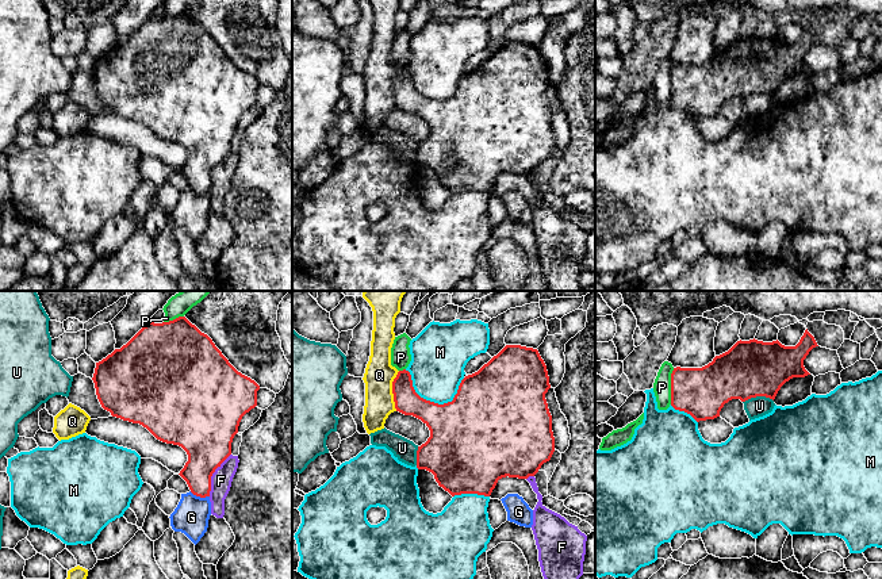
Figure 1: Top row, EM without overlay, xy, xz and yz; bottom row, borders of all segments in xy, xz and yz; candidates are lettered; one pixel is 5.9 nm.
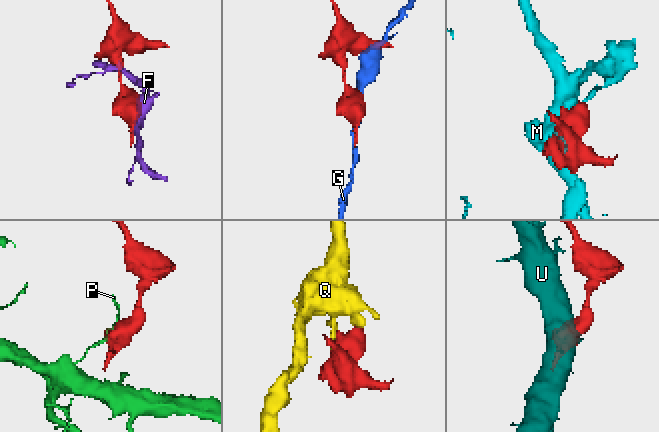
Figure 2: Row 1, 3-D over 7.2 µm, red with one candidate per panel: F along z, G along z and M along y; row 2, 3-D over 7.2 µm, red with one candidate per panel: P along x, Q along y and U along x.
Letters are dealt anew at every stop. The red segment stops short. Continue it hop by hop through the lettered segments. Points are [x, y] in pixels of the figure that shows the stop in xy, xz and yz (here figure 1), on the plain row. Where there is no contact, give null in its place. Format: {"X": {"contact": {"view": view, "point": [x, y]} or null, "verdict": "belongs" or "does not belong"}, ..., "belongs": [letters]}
{"F": {"contact": {"view": "xy", "point": [211, 172]}, "verdict": "does not belong"}, "G": {"contact": {"view": "xy", "point": [199, 192]}, "verdict": "does not belong"}, "M": {"contact": {"view": "xz", "point": [433, 99]}, "verdict": "does not belong"}, "P": {"contact": {"view": "yz", "point": [671, 83]}, "verdict": "does not belong"}, "Q": {"contact": {"view": "xz", "point": [392, 88]}, "verdict": "does not belong"}, "U": {"contact": {"view": "yz", "point": [758, 92]}, "verdict": "does not belong"}, "belongs": []}

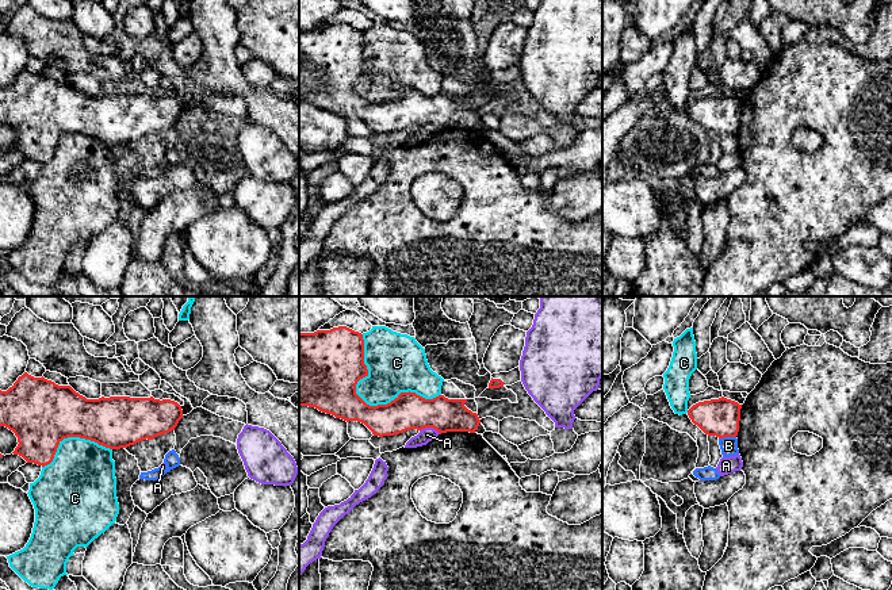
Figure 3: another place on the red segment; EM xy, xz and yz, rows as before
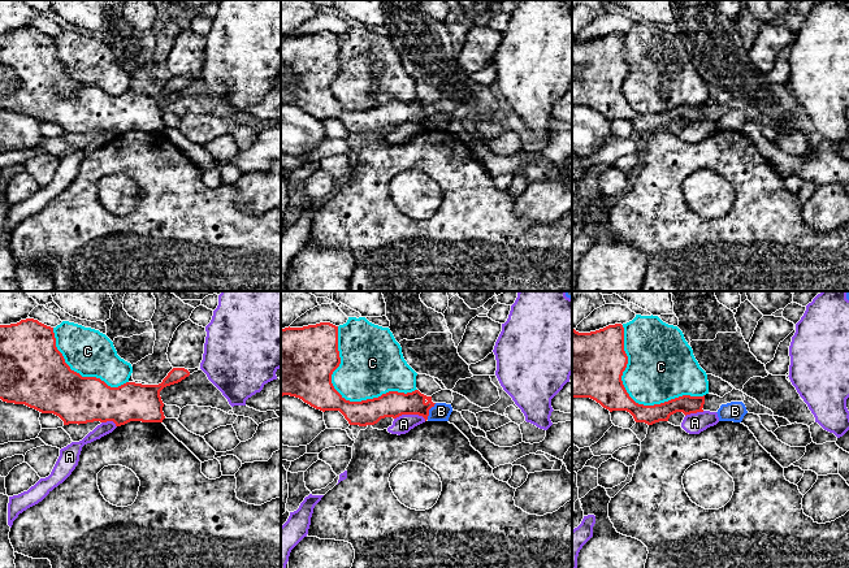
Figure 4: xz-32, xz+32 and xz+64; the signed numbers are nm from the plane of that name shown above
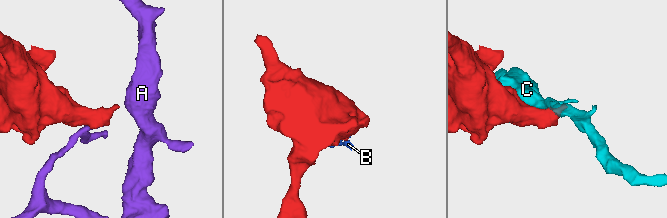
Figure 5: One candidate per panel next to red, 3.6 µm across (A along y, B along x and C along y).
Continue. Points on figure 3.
{"A": {"contact": {"view": "xz", "point": [431, 123]}, "verdict": "does not belong"}, "B": {"contact": {"view": "yz", "point": [727, 133]}, "verdict": "does not belong"}, "C": {"contact": {"view": "xz", "point": [368, 102]}, "verdict": "does not belong"}, "belongs": []}

